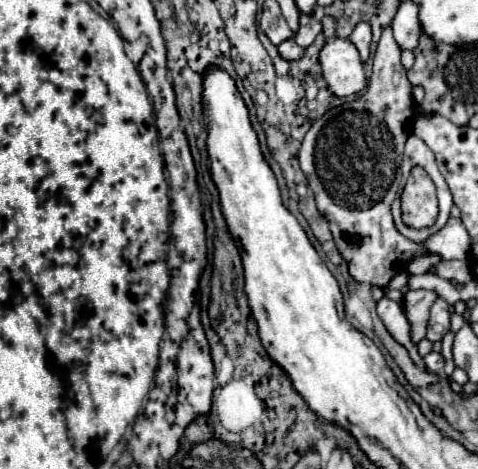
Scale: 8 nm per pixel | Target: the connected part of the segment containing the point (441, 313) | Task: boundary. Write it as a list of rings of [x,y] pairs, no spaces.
[[[437,297],[431,305],[431,317],[427,325],[427,339],[429,341],[441,341],[443,335],[449,331],[449,305]]]

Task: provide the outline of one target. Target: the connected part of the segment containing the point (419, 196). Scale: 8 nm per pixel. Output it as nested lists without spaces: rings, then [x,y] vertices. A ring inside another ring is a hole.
[[[415,167],[411,171],[411,177],[407,179],[401,195],[401,211],[403,223],[413,229],[425,229],[435,225],[439,215],[439,203],[433,181],[425,173],[425,169]]]

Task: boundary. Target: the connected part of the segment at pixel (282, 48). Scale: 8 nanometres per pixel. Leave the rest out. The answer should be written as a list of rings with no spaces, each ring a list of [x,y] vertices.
[[[287,39],[287,41],[283,41],[279,47],[279,55],[283,57],[283,59],[287,59],[287,61],[295,61],[295,59],[301,59],[303,57],[303,53],[305,53],[305,49],[303,47],[299,47],[293,39]]]

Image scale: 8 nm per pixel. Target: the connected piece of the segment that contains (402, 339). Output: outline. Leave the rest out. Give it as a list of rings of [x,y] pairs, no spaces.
[[[385,295],[383,299],[377,301],[377,315],[381,317],[383,325],[393,335],[393,339],[399,341],[403,347],[407,347],[413,363],[419,365],[419,367],[423,367],[423,359],[417,353],[417,347],[409,341],[409,321],[405,319],[405,313],[401,309],[401,303],[399,301],[393,301],[393,299],[389,299]]]

